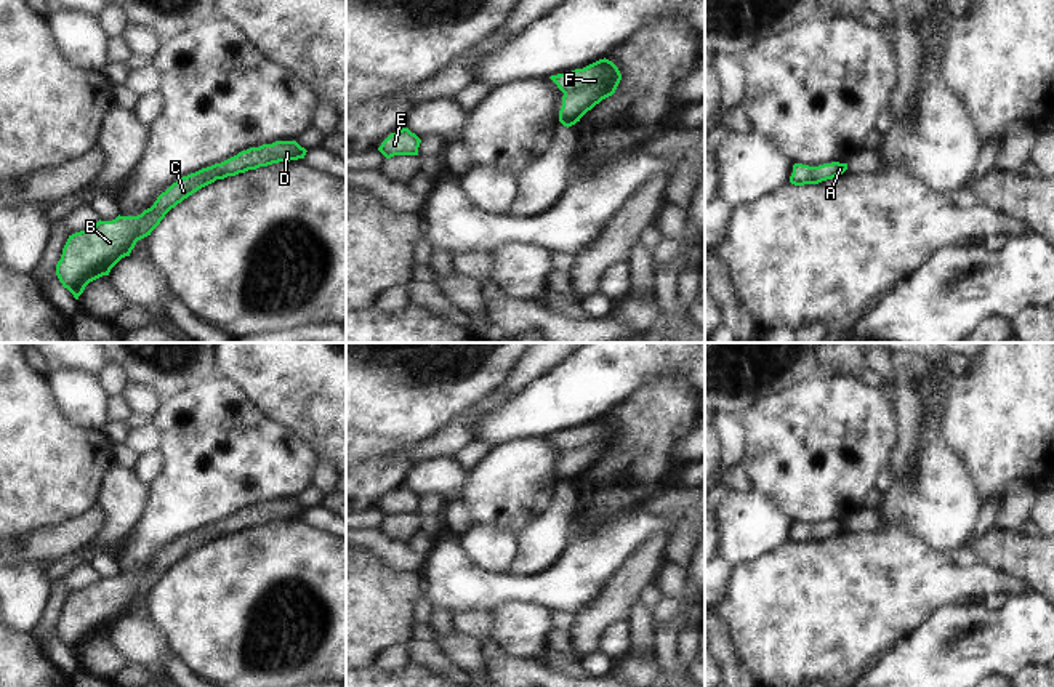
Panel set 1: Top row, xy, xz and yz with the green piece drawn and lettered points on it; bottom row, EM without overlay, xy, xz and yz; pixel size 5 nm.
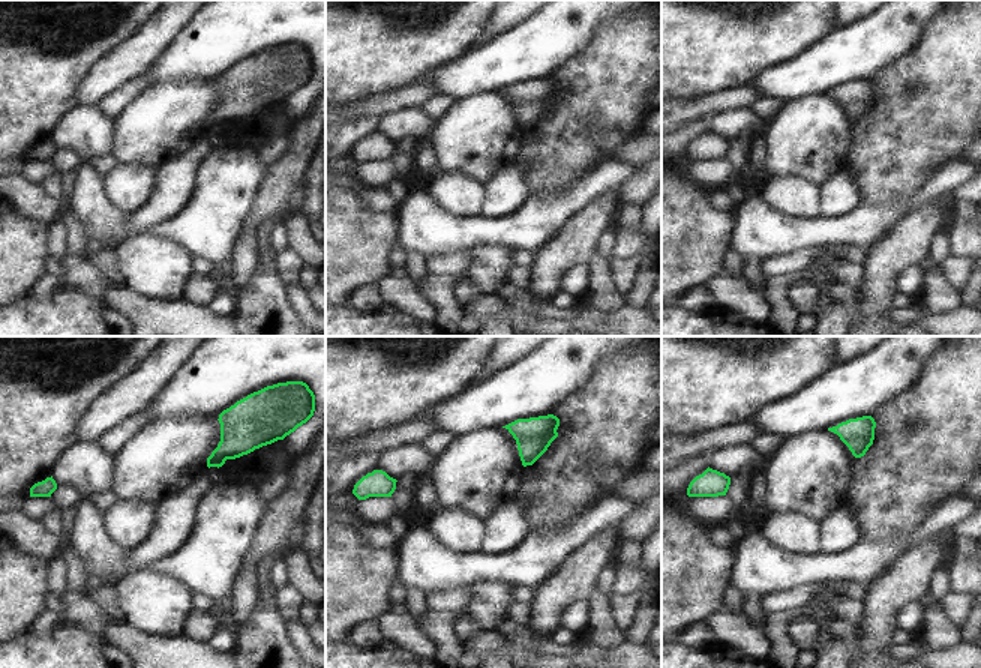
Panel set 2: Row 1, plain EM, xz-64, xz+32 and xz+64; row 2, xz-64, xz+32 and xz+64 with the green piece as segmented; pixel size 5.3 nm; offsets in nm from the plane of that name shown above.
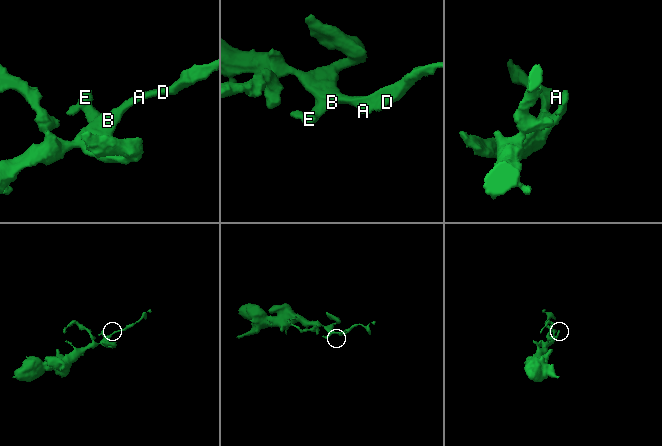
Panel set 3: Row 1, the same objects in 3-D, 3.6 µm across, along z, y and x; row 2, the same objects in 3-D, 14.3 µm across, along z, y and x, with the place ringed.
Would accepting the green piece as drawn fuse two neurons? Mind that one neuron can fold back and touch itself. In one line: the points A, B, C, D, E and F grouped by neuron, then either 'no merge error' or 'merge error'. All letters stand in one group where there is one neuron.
A B C D E F | no merge error

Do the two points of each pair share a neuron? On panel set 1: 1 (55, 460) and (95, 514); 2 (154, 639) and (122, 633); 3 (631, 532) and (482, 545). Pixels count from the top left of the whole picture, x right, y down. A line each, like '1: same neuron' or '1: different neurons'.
1: different neurons
2: same neuron
3: different neurons

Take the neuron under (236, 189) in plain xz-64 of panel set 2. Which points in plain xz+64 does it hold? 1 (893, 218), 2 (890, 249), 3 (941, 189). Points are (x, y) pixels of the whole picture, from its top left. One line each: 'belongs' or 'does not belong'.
1: belongs
2: does not belong
3: belongs

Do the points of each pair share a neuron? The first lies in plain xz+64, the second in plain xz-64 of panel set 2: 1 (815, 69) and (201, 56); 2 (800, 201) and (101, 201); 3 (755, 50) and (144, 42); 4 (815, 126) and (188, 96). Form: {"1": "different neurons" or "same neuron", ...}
{"1": "same neuron", "2": "different neurons", "3": "different neurons", "4": "same neuron"}

